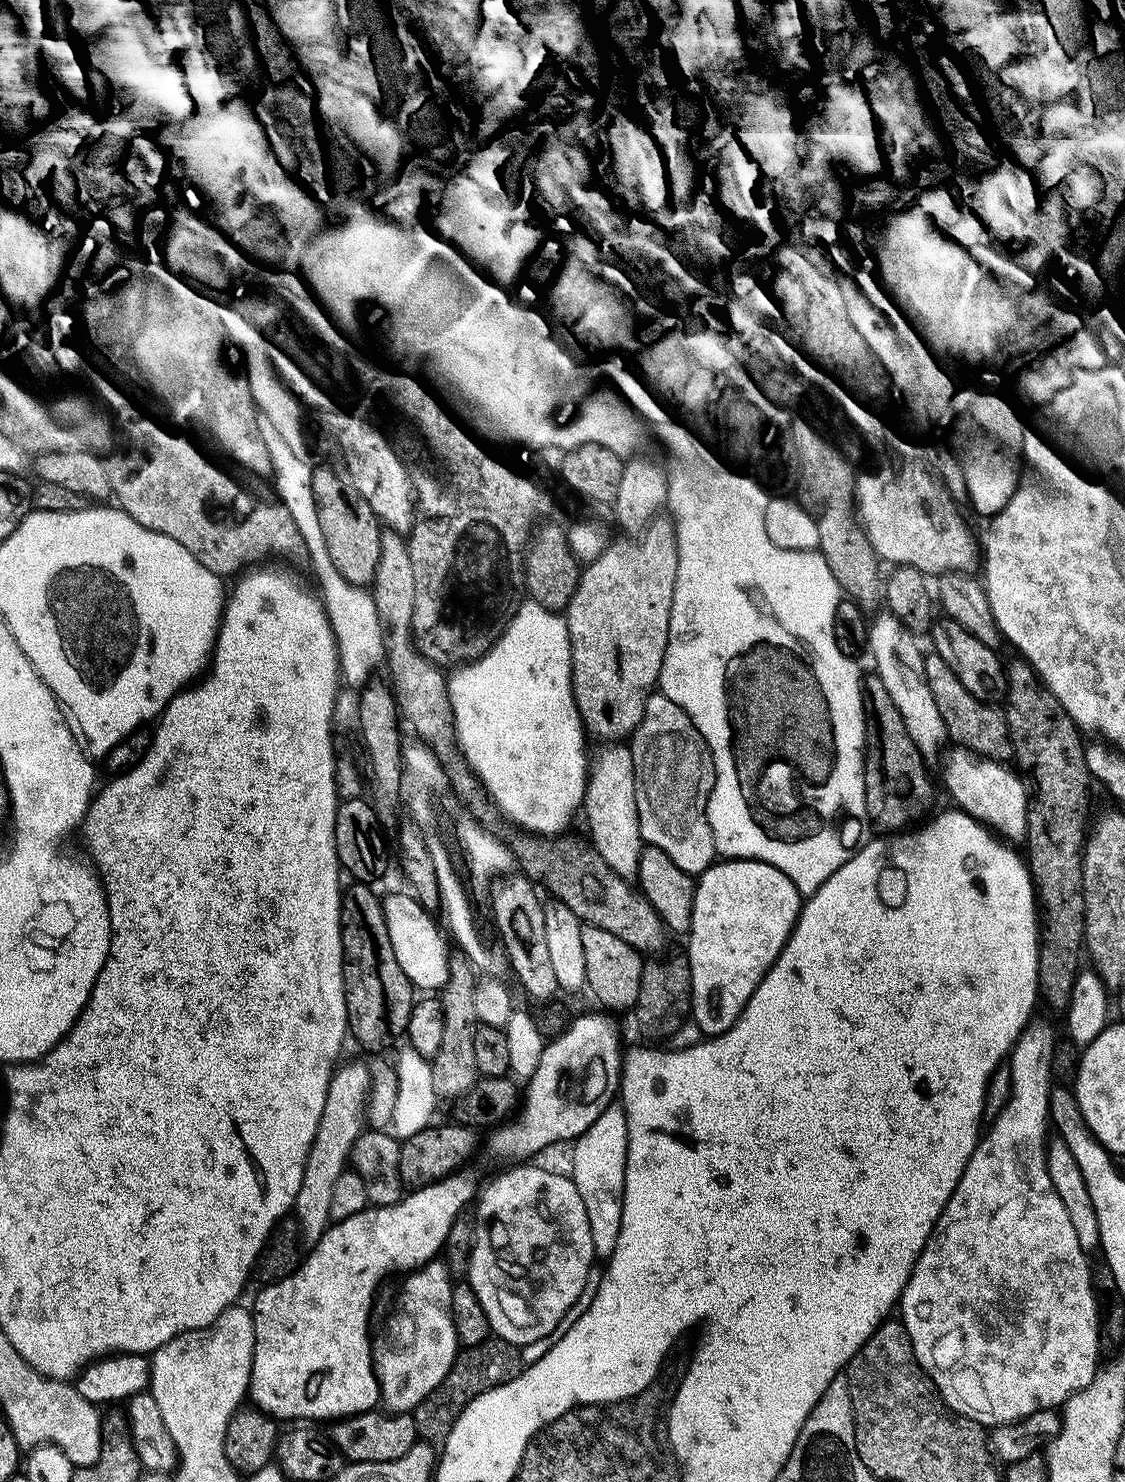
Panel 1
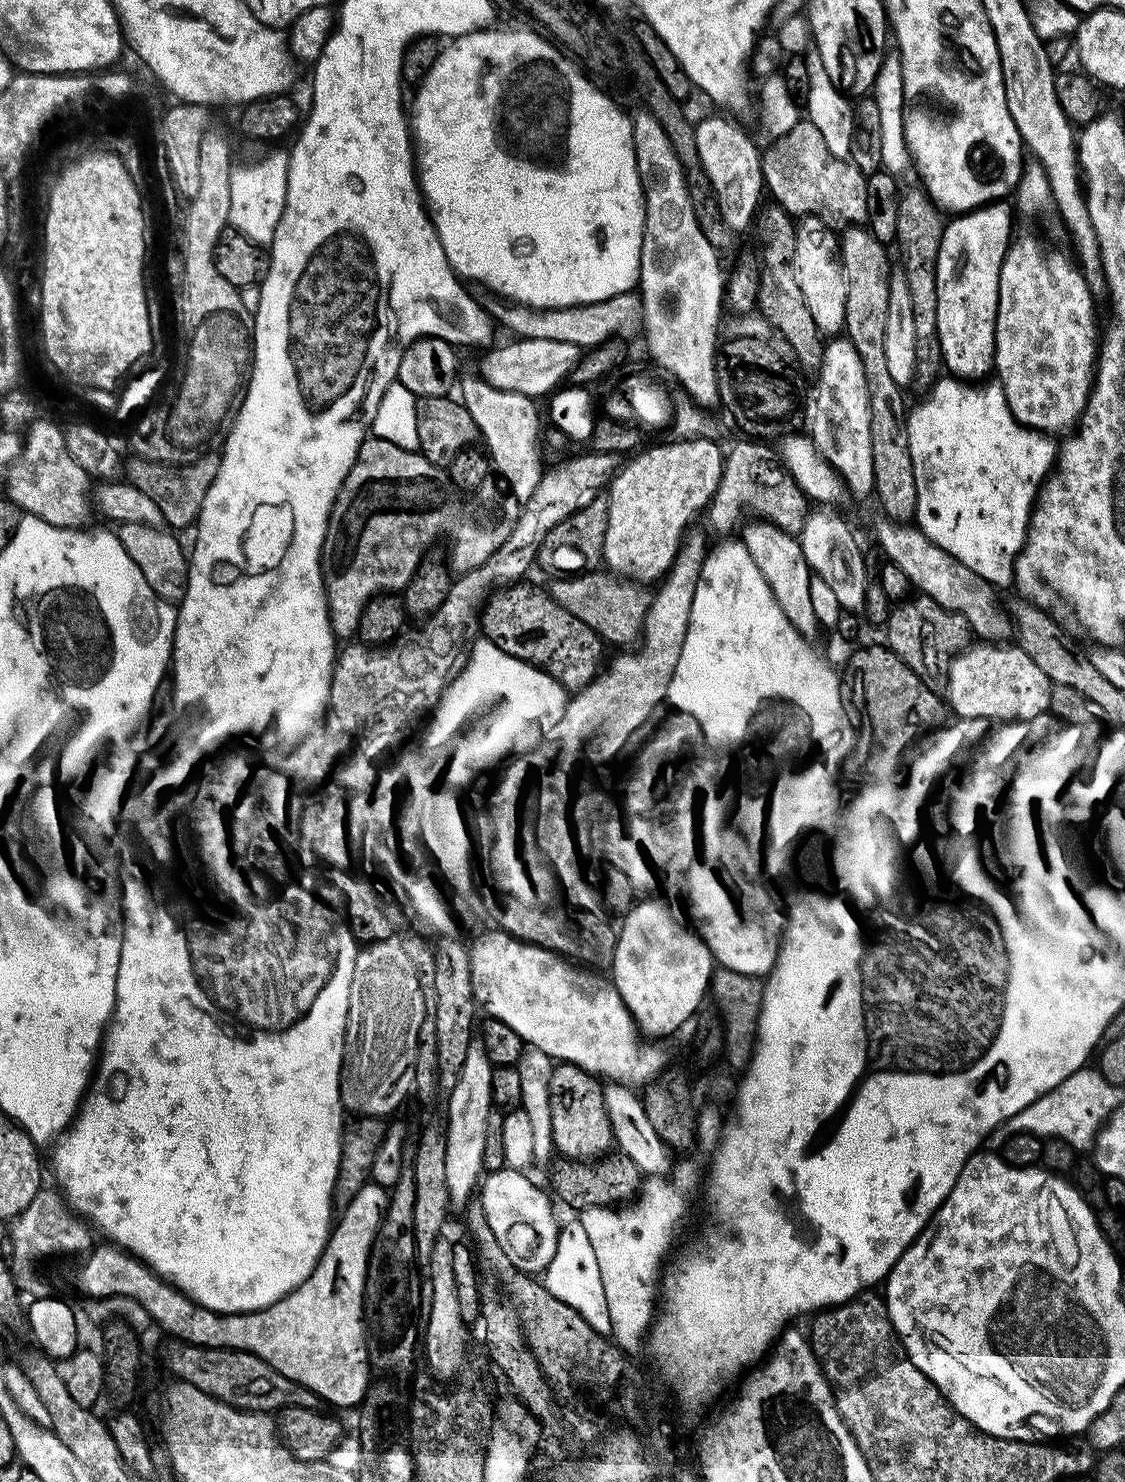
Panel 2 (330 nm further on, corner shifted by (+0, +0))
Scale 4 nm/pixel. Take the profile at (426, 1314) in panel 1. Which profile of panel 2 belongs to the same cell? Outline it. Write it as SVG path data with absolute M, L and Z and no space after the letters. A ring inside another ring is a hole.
M472 1042L458 1082L448 1093L446 1126L444 1125L447 1140L445 1171L448 1203L452 1206L467 1205L478 1188L492 1104L492 1072L493 1065L486 1058L483 1046L478 1042Z

